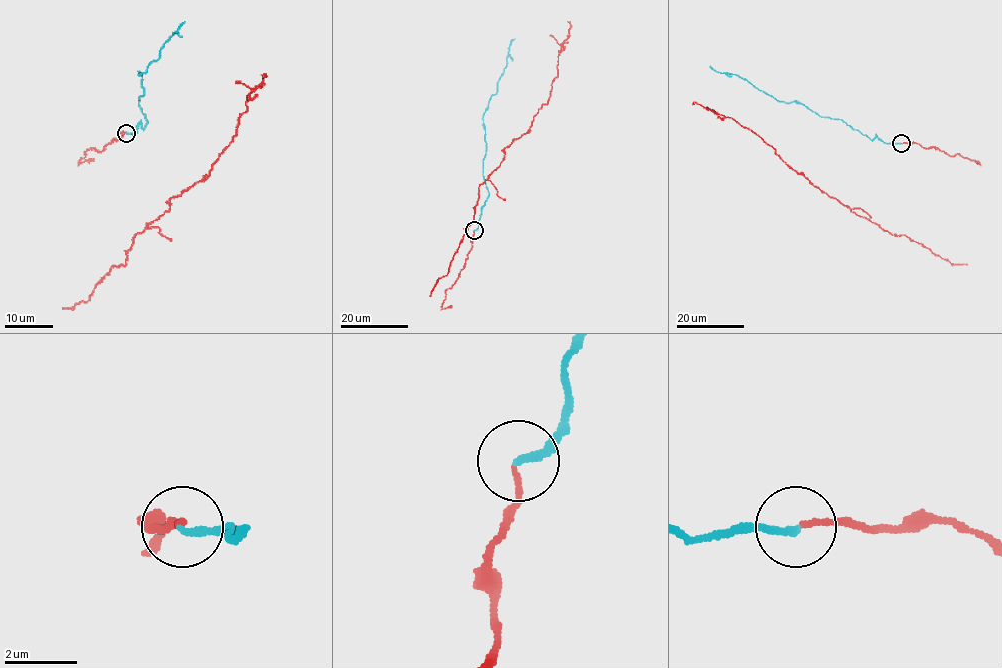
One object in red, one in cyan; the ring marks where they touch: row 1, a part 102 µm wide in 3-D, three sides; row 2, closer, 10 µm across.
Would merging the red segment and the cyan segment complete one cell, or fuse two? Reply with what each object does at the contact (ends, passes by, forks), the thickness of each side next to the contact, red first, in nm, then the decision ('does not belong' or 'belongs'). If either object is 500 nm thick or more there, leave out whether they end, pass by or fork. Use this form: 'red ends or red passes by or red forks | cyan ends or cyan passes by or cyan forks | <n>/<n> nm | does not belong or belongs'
red ends | cyan ends | 140/200 nm | belongs

